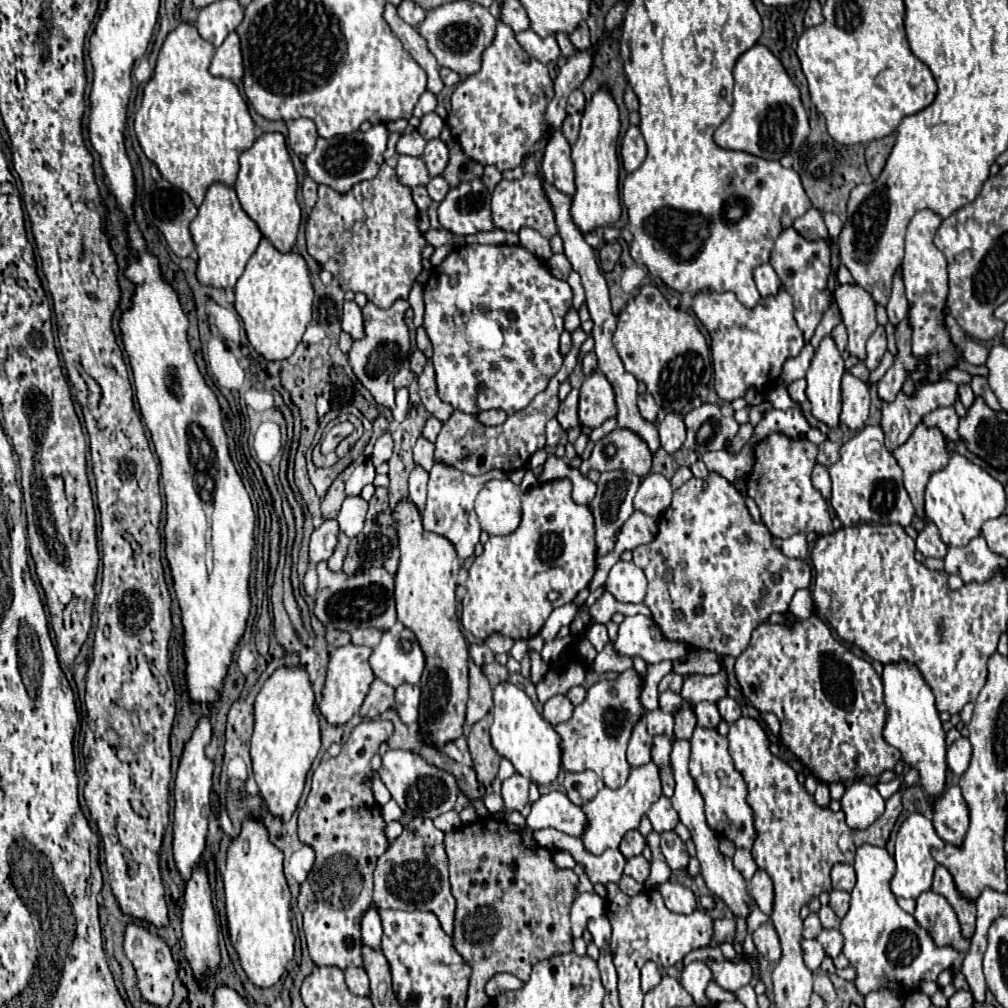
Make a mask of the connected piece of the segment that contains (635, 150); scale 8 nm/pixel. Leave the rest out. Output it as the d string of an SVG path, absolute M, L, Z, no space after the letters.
M631 125L621 143L621 159L627 173L635 171L647 157L647 147L637 125Z

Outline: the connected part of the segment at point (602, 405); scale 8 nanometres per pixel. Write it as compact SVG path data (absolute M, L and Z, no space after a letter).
M595 371L589 375L581 385L581 397L579 397L579 421L585 427L601 427L603 421L617 415L613 387L609 381L605 381L605 375L601 371Z

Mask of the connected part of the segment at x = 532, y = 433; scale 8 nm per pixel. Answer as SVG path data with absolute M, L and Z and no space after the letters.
M581 327L573 331L573 347L565 355L561 369L549 381L547 389L541 391L529 403L527 409L521 409L521 411L509 415L503 425L485 427L473 415L467 415L463 411L455 411L449 417L449 421L443 423L443 429L441 429L439 437L437 437L435 459L443 461L443 463L447 463L447 465L451 465L451 467L455 467L459 471L465 471L469 475L483 475L483 473L487 473L491 469L499 469L499 471L505 471L505 473L511 473L515 469L523 469L527 465L527 453L531 457L535 451L545 447L545 423L557 415L557 409L559 409L559 397L557 397L559 385L575 369L577 357L579 357L579 347L583 345L585 339L587 339L587 333Z

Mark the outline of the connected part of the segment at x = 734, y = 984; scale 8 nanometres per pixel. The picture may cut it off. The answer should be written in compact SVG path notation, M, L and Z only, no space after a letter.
M709 959L707 965L713 971L713 981L727 991L737 991L739 987L749 985L749 981L753 977L749 963L733 965L733 963L719 963L719 961Z

